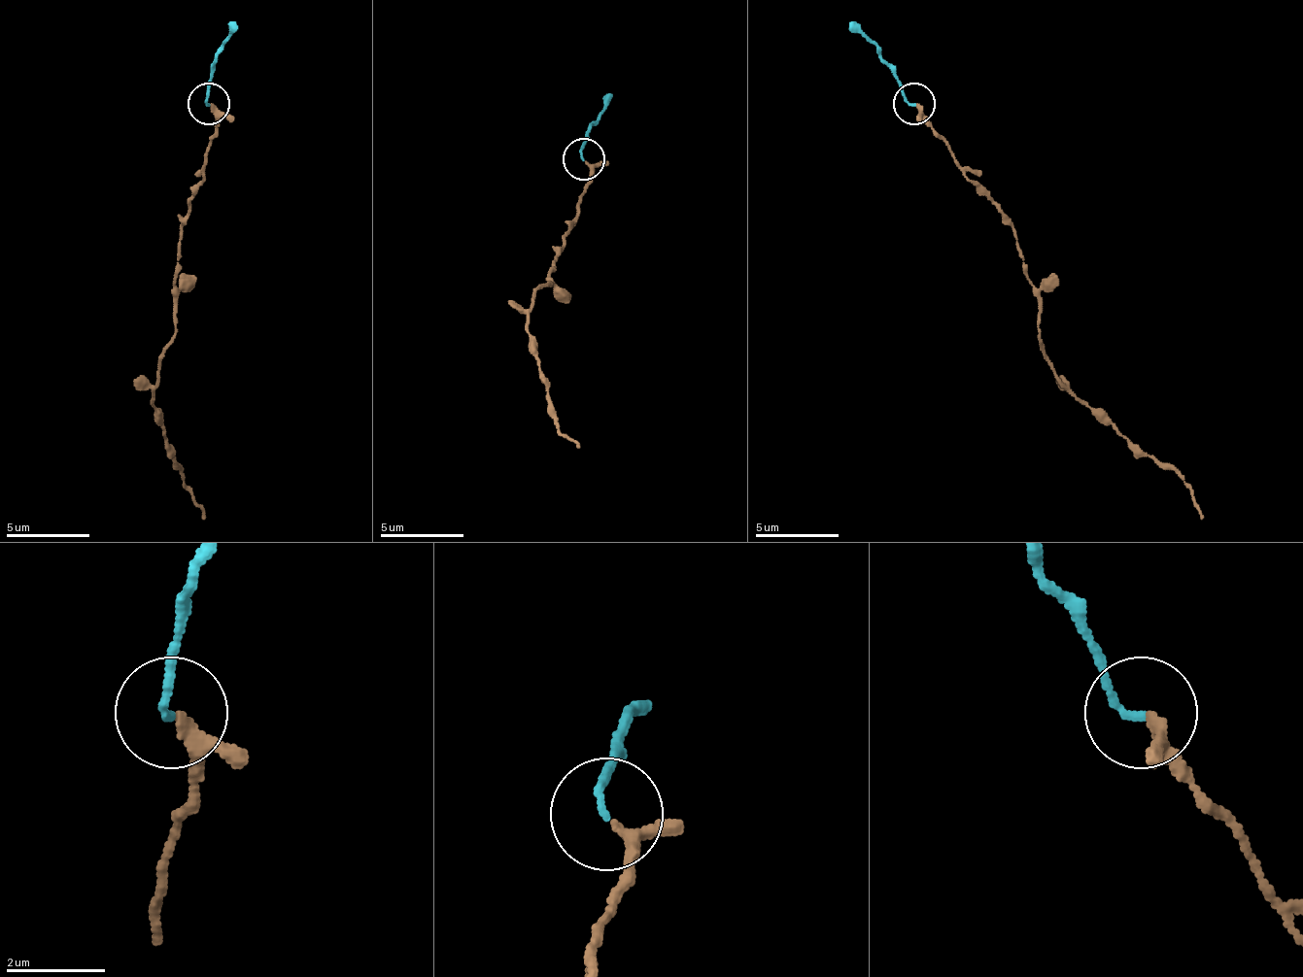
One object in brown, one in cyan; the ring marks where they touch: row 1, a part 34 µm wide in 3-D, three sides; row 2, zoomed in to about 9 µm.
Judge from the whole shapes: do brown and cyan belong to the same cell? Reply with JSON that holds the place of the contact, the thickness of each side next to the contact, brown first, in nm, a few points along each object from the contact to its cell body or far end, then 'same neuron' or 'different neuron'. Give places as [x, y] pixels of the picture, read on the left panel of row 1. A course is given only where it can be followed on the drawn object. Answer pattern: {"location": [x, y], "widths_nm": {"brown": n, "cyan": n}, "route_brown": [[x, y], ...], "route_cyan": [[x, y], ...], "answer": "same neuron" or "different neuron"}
{"location": [209, 103], "widths_nm": {"brown": 180, "cyan": 140}, "route_brown": [[212, 104], [216, 138], [178, 234], [174, 338], [154, 388], [154, 418], [170, 443], [174, 468], [203, 518]], "route_cyan": [[208, 104], [216, 50], [232, 20]], "answer": "same neuron"}

